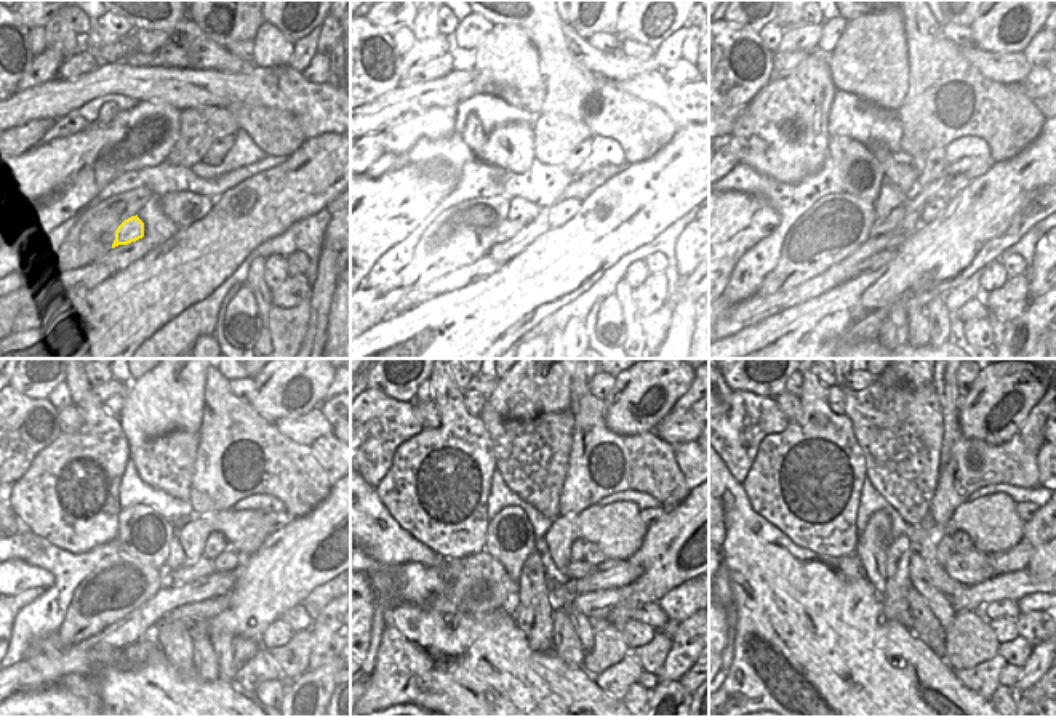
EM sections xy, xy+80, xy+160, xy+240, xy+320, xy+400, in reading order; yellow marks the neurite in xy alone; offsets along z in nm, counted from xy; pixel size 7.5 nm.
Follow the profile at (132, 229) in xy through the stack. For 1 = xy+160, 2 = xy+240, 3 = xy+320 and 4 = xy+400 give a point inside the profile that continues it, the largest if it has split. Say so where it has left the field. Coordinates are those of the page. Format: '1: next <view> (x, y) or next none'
1: next xy+160 (896, 216)
2: next xy+240 (194, 570)
3: next xy+320 (576, 568)
4: next xy+400 (972, 567)

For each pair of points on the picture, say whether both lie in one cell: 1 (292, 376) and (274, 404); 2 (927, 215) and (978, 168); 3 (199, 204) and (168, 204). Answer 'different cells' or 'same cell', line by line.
1: same cell
2: different cells
3: same cell

